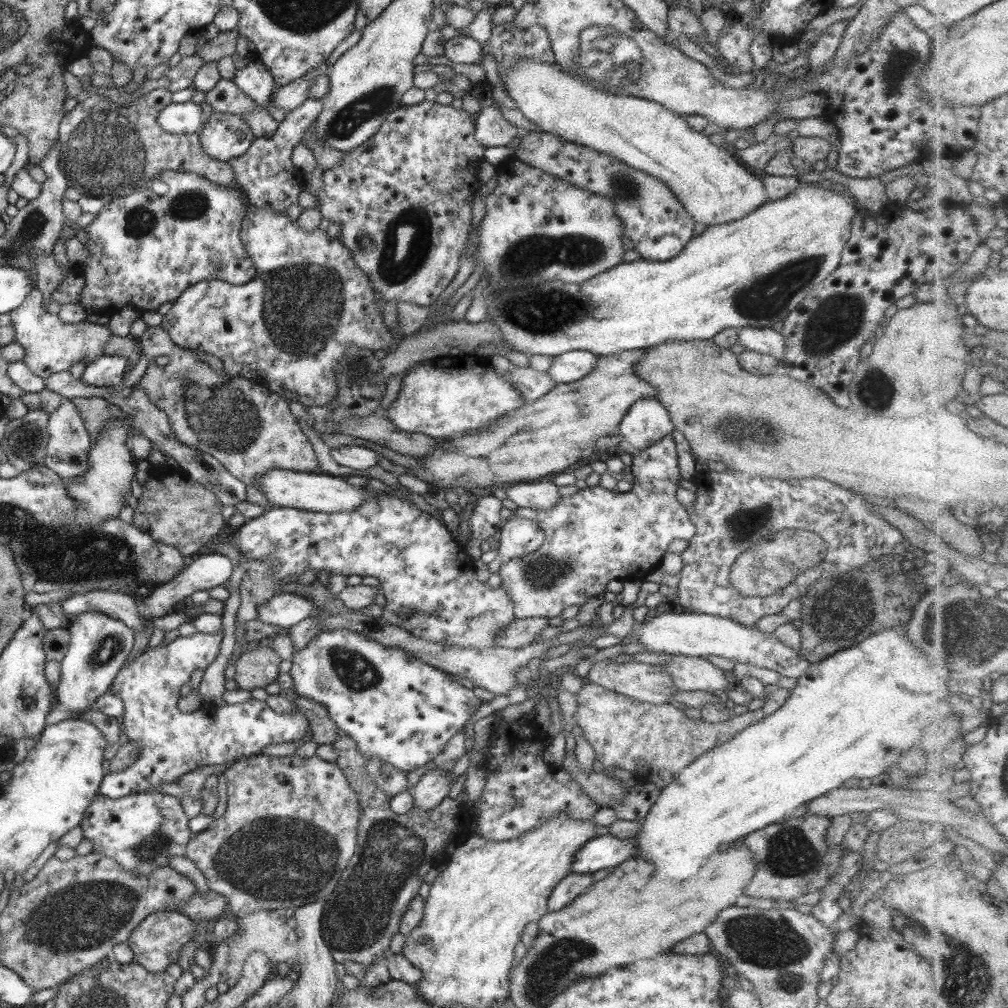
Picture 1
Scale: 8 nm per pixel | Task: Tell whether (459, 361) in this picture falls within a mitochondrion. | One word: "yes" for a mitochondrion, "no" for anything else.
no

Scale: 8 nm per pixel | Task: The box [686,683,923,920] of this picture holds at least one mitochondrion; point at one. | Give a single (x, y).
(789, 853)

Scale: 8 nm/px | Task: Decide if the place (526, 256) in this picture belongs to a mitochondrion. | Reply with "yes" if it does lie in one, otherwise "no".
yes

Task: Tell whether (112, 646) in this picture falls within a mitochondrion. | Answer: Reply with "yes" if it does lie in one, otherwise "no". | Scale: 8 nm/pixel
yes

